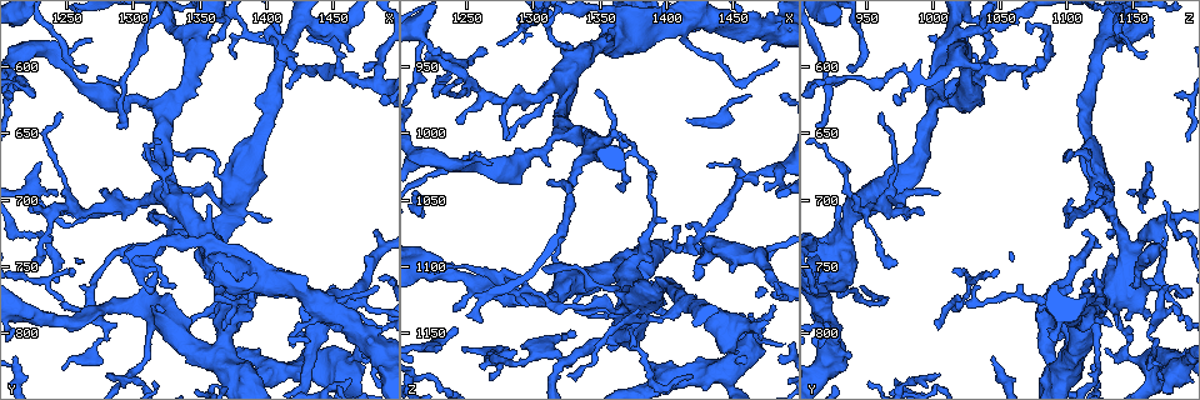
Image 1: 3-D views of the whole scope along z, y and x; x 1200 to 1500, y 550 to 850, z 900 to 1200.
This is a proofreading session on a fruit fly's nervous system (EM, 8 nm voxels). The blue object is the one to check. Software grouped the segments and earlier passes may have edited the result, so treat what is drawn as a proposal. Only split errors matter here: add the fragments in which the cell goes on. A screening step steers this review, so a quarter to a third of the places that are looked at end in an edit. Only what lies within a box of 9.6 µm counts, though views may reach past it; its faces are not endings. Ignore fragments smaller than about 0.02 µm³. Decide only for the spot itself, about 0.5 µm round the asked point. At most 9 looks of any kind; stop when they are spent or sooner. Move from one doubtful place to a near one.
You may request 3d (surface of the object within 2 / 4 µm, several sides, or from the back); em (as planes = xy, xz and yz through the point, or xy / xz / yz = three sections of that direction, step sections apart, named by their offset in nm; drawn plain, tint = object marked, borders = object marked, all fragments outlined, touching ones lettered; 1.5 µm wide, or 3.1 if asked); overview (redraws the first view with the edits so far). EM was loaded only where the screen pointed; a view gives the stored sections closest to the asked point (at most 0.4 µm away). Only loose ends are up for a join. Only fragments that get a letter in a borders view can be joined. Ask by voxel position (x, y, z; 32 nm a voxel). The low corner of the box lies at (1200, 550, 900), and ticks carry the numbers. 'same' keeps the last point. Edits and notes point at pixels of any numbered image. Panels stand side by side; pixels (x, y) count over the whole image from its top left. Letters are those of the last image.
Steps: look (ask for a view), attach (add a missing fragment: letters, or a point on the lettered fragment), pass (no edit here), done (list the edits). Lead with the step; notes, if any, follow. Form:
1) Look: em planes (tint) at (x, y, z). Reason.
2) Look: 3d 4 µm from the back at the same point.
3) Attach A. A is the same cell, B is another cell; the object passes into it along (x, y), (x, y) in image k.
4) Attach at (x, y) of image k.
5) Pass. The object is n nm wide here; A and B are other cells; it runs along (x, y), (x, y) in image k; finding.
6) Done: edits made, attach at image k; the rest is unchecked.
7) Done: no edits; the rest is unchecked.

Look: em yz step 4 (tint) at (1366, 798, 1006).

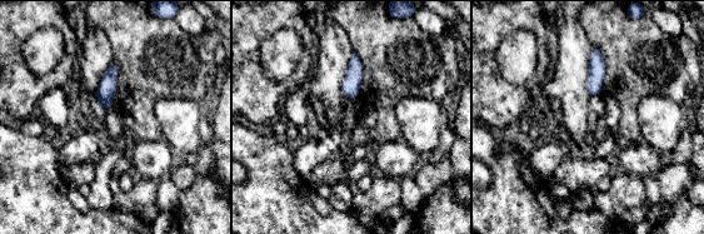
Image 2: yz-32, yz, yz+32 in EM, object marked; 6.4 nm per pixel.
Look: em planes (borders) at the same point. Another direction.

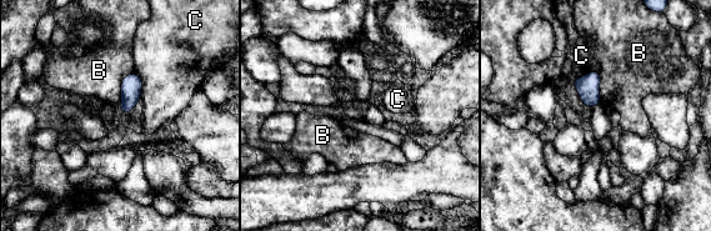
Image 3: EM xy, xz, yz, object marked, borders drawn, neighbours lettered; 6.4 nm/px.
Pass. The longest contact is with B, 220 nm; B and C are other cells; a border runs along (590, 70), (600, 76), (601, 101) in image 3; no lettered fragment goes on from it.

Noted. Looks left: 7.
Look: em planes (tint) at (1230, 700, 1102). An open end.

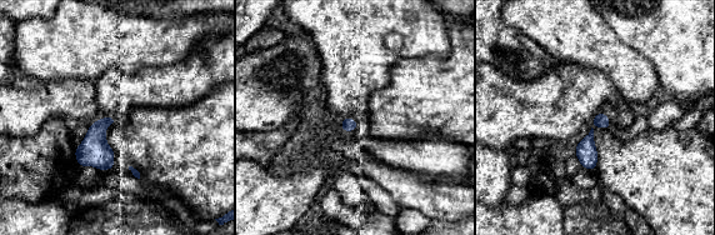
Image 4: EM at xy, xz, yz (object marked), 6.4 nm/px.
Look: em planes (borders) at the same point. What lies round it.

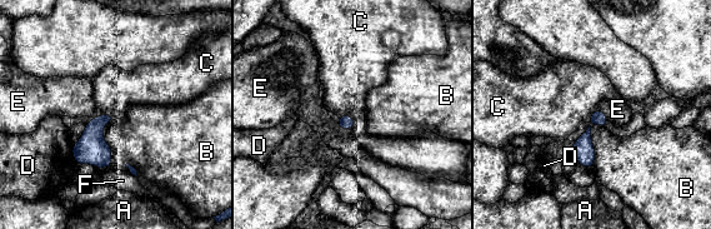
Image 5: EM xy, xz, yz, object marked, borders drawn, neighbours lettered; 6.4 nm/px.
Pass. The object is 90 nm wide here; A, B, C, D, E and F are other cells; a border runs along (339, 117), (350, 117), (354, 127) in image 5; none of them fits.

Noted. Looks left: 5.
Look: em planes (borders) at (1332, 766, 1154). An open end.

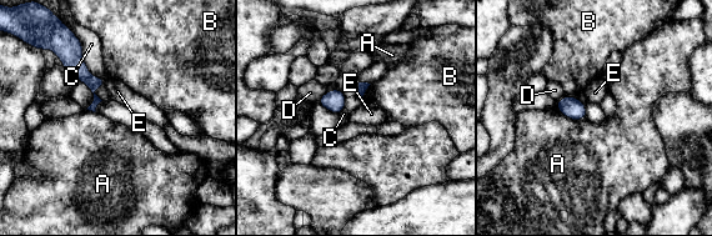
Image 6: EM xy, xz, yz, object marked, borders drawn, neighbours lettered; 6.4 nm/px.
Pass. The longest contact is with C, 240 nm; A, B, C, D and E are other cells; a border runs along (106, 80), (104, 84) in image 6; none of them fits.

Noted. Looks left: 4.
Look: em planes (tint) at (1222, 696, 938). Thin end.

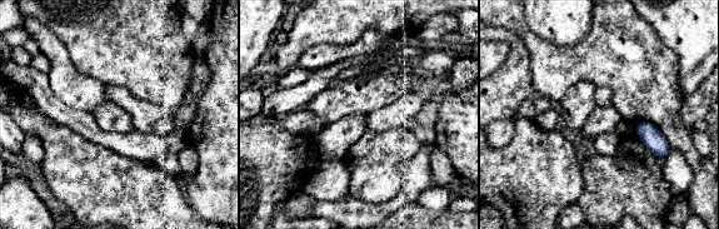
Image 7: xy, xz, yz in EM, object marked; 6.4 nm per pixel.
Look: em planes (borders) at the same point. See the neighbours.

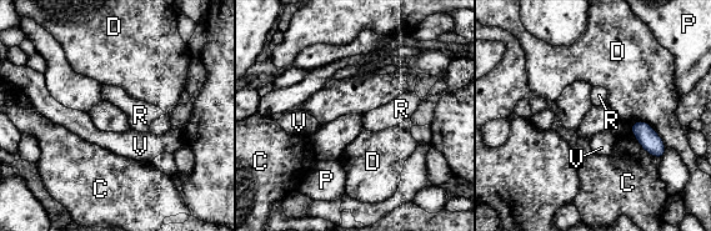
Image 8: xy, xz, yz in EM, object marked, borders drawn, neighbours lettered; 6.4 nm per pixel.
Pass. The longest contact is with D, 280 nm; C, D, P, R and V are other cells; a border runs along (632, 122), (646, 121), (665, 147) in image 8; none of them fits.

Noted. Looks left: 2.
Done: no edits; the rest is unchecked.

